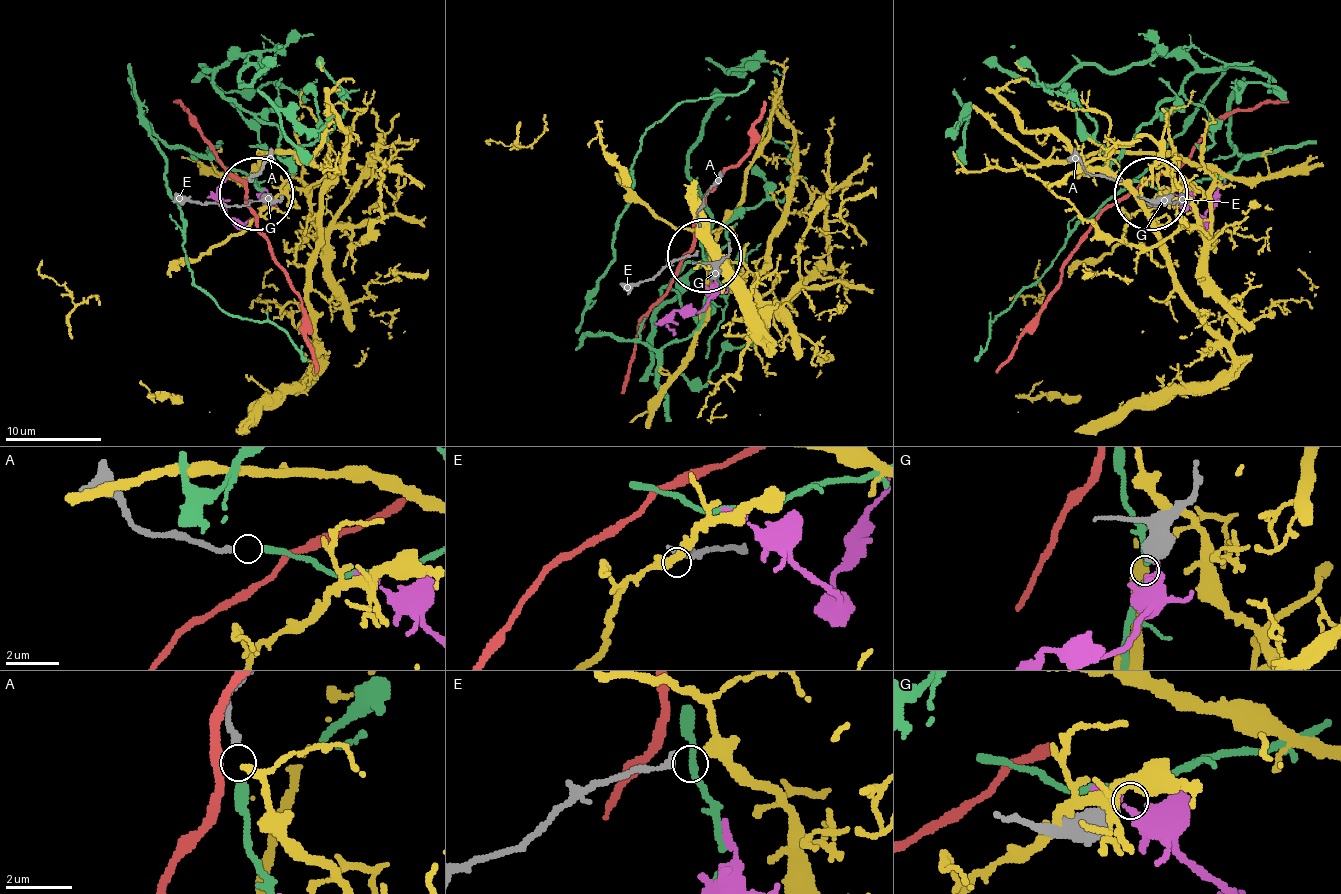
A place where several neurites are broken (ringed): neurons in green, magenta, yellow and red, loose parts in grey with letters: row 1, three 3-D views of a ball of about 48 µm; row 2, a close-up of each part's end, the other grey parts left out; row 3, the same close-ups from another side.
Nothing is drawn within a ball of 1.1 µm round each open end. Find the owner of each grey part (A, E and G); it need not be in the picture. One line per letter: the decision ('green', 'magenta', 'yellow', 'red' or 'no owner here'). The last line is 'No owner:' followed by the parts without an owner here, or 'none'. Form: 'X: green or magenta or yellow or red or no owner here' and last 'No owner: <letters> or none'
A: green
E: yellow
G: no owner here
No owner: G

